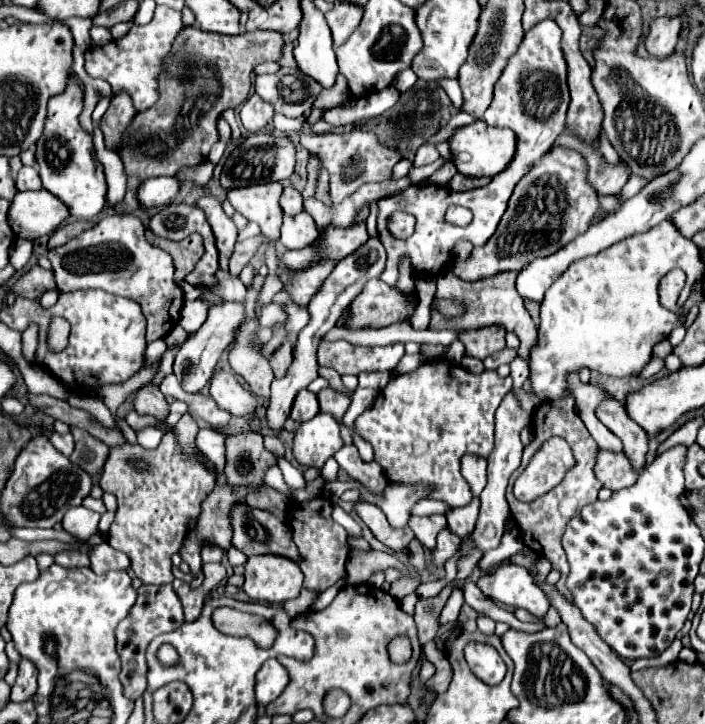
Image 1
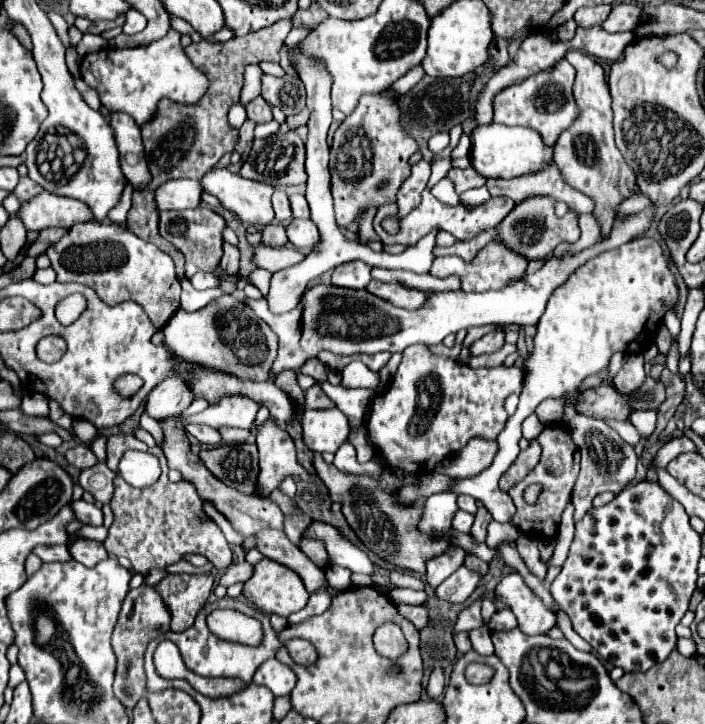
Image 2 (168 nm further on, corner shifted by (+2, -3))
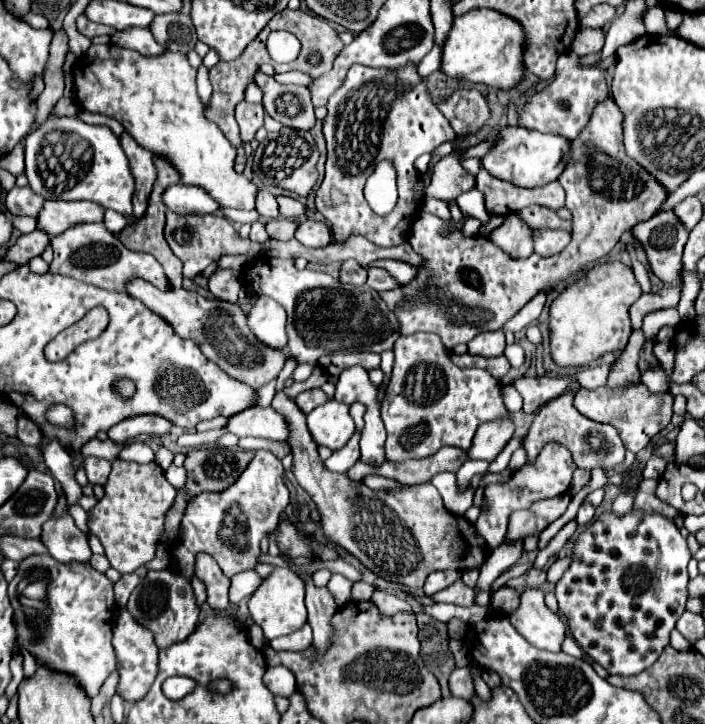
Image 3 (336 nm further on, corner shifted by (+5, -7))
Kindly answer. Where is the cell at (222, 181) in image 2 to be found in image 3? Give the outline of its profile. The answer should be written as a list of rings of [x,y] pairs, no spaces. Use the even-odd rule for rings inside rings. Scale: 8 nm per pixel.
[[[93,44],[77,62],[73,70],[73,84],[75,84],[75,100],[79,108],[85,108],[87,112],[105,114],[109,118],[119,120],[125,130],[147,150],[155,152],[157,156],[169,160],[173,168],[181,174],[183,184],[201,186],[205,188],[223,208],[237,208],[237,210],[255,210],[255,196],[257,186],[247,180],[243,174],[237,174],[233,170],[237,150],[229,144],[225,134],[219,130],[219,126],[203,116],[203,106],[197,96],[195,86],[195,74],[197,70],[187,62],[187,56],[165,52],[161,58],[147,58],[139,52],[117,48],[113,44]]]

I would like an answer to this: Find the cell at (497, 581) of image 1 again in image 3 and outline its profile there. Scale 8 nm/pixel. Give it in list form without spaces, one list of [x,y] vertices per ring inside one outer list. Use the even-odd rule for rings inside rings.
[[[527,588],[521,594],[521,604],[509,614],[513,626],[525,636],[529,644],[549,652],[561,652],[565,640],[565,622],[557,612],[551,612],[545,604],[545,592]]]

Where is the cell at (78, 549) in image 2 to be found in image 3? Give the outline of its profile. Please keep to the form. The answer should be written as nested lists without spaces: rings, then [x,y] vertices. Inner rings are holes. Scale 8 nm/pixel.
[[[53,514],[43,524],[41,542],[45,542],[47,552],[59,562],[89,562],[93,554],[87,536],[75,526],[69,514]]]

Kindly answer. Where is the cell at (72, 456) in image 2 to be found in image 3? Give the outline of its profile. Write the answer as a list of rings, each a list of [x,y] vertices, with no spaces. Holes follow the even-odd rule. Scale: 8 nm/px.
[[[83,458],[83,466],[87,472],[87,478],[91,484],[105,484],[111,472],[111,462],[109,460],[99,460],[99,458]]]

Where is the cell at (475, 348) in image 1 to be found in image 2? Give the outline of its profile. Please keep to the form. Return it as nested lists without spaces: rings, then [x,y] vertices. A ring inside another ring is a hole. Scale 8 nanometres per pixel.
[[[490,332],[490,334],[482,336],[480,340],[476,340],[476,342],[470,346],[470,354],[472,354],[472,356],[492,354],[492,352],[496,352],[500,346],[504,346],[504,332]]]

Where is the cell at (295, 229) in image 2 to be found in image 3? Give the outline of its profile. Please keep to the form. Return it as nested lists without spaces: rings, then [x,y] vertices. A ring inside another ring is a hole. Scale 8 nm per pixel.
[[[307,220],[307,222],[299,224],[299,228],[295,232],[295,238],[307,248],[323,248],[331,242],[331,230],[325,222]]]

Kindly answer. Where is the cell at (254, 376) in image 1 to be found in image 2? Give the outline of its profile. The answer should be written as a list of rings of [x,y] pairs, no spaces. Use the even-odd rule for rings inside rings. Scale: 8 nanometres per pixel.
[[[222,296],[192,314],[176,312],[162,332],[164,342],[176,352],[178,358],[252,382],[268,380],[268,370],[272,368],[272,360],[278,350],[278,338],[270,326],[234,296]]]

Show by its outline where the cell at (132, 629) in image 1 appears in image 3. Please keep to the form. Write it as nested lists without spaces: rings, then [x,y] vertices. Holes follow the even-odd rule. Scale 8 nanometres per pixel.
[[[119,608],[115,612],[115,620],[113,620],[113,648],[115,648],[115,656],[117,656],[117,668],[121,674],[117,692],[125,698],[125,702],[137,702],[141,700],[155,676],[157,676],[157,660],[159,660],[159,648],[153,640],[153,634],[143,628],[141,624],[137,624],[133,620],[133,616],[127,612],[127,608]]]

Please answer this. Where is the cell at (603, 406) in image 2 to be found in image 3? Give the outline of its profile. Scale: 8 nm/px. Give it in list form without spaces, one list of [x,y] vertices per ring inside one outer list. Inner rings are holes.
[[[643,384],[621,386],[615,390],[611,390],[607,386],[599,386],[597,390],[581,388],[575,396],[575,406],[589,420],[611,424],[613,428],[617,428],[621,440],[625,442],[625,448],[637,454],[639,450],[643,450],[649,444],[649,440],[655,434],[659,434],[671,422],[673,400],[675,400],[673,394],[659,394],[659,396],[649,394],[649,390]]]

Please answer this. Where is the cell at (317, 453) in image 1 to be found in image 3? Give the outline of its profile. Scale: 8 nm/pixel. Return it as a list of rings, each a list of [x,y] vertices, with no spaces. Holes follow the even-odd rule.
[[[329,400],[323,406],[317,406],[307,416],[307,424],[313,440],[331,450],[343,448],[355,432],[355,422],[349,414],[349,406],[337,400]]]

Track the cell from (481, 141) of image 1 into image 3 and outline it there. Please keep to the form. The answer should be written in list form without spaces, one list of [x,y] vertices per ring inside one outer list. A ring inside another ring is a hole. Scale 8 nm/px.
[[[505,126],[501,130],[501,140],[481,160],[481,164],[485,170],[489,170],[493,176],[501,180],[513,182],[523,188],[535,188],[535,186],[545,186],[561,176],[565,164],[569,162],[569,150],[571,150],[571,142],[559,134],[543,134],[521,126]]]

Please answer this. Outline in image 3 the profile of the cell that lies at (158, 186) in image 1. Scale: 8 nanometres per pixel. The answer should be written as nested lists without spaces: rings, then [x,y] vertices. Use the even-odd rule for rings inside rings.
[[[185,184],[169,186],[163,194],[163,202],[177,214],[215,214],[219,204],[203,190]]]

